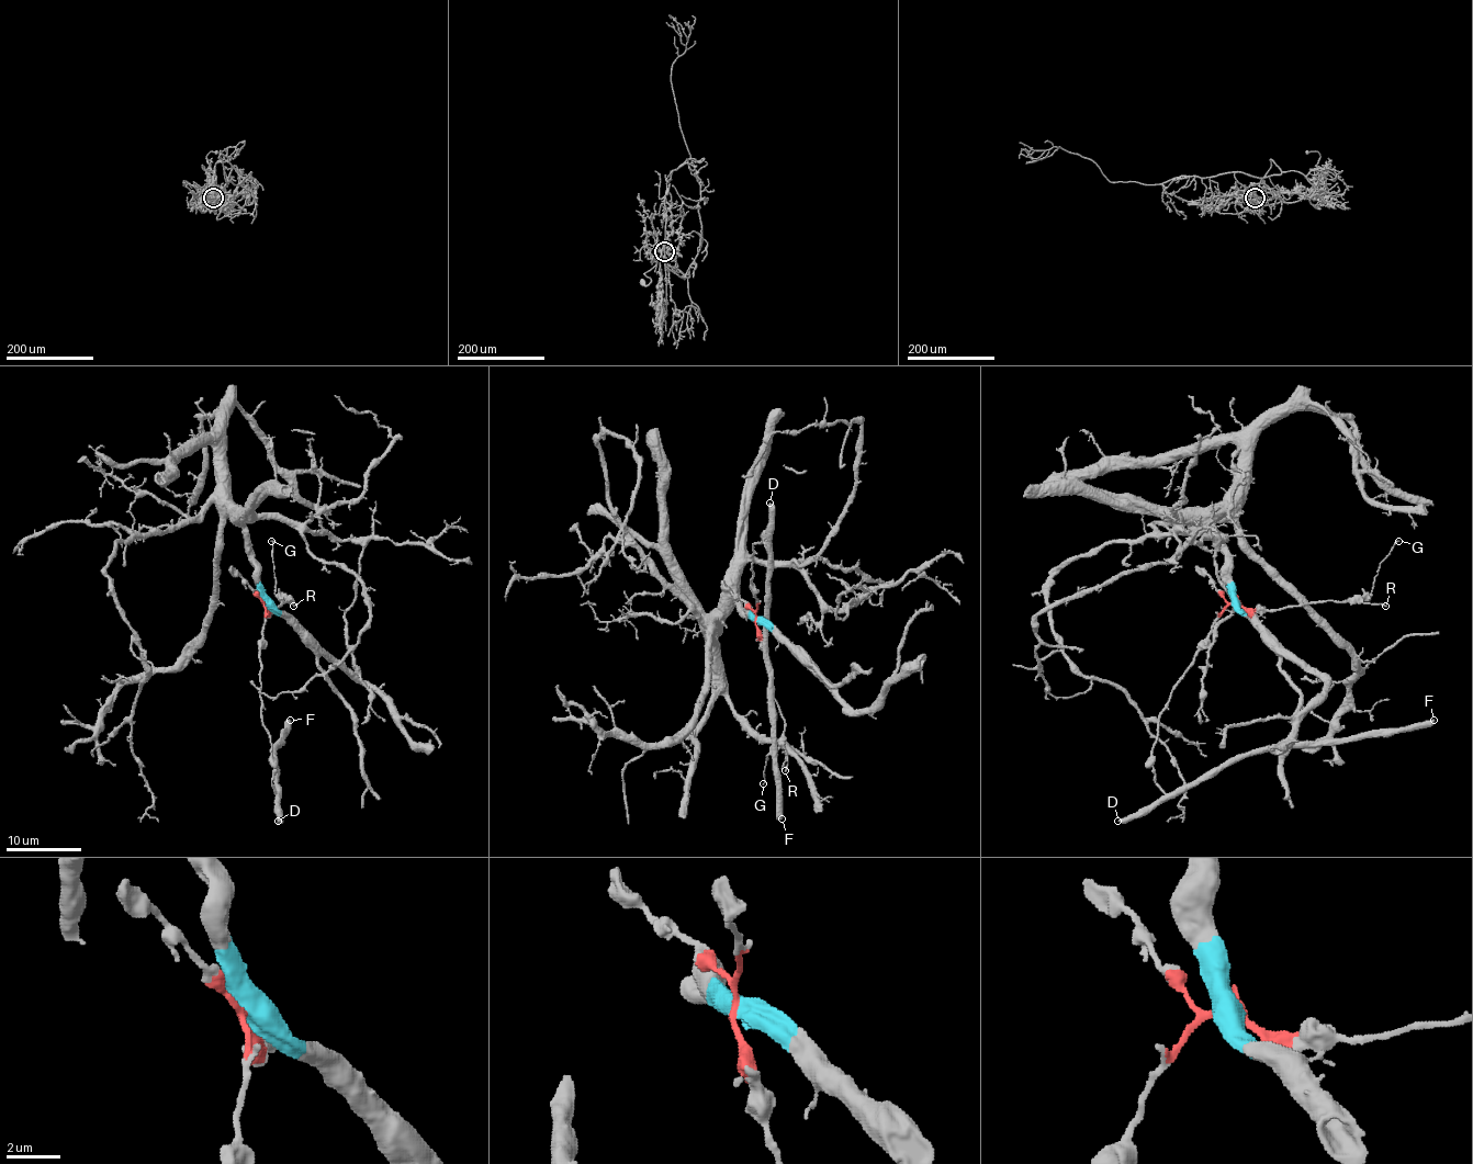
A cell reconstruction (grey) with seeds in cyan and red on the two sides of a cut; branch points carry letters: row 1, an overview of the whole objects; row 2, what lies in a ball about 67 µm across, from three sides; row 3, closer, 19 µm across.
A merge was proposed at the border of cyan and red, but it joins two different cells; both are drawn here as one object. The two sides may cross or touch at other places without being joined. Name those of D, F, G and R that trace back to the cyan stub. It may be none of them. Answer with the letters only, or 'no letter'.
no letter

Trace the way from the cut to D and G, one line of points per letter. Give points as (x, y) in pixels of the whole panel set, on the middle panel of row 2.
D: (755, 621), (757, 600), (752, 583), (753, 544), (766, 538), (763, 540), (766, 550), (771, 503)
G: (755, 621), (774, 701), (784, 720), (784, 741), (766, 756), (763, 783)

